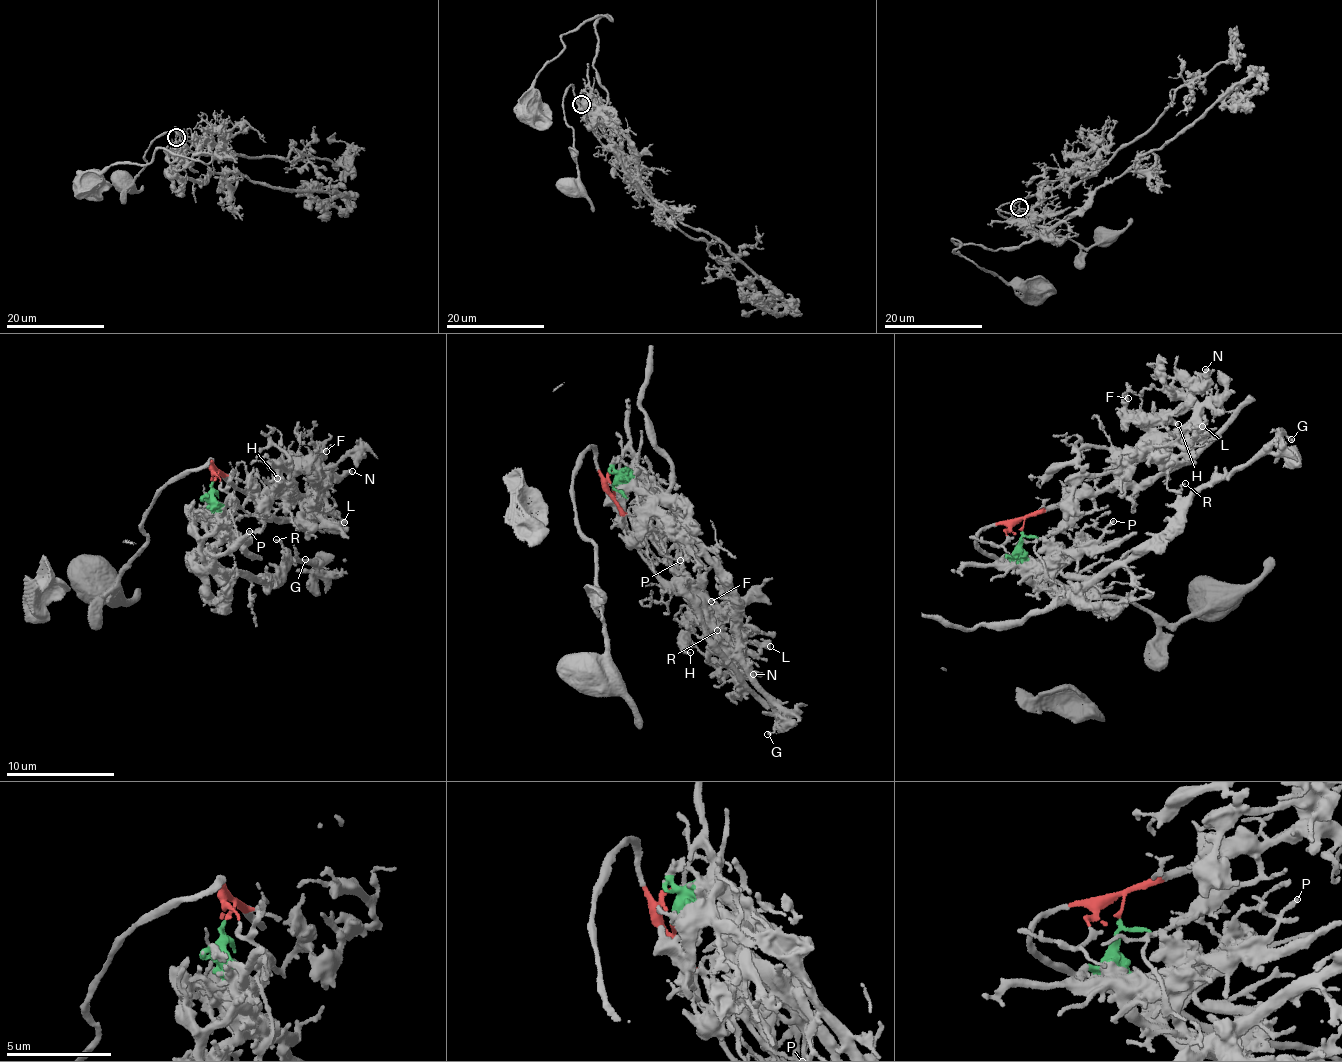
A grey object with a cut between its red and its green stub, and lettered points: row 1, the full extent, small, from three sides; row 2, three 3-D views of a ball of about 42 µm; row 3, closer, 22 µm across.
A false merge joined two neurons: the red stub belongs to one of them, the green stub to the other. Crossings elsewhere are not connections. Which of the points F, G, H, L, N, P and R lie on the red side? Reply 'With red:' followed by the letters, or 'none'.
With red: F, H, L, N

